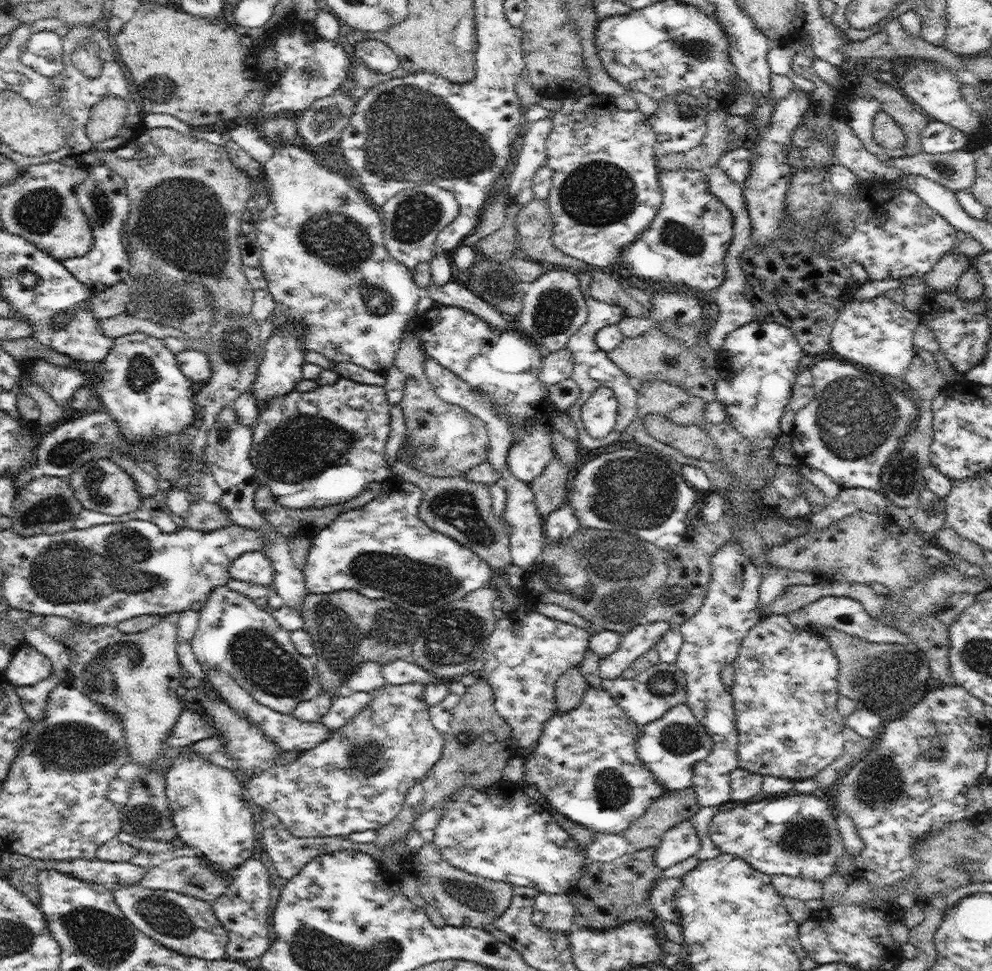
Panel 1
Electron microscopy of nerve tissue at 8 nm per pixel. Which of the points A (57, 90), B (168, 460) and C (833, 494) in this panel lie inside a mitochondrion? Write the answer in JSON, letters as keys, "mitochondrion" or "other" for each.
{"A":"mitochondrion","B":"mitochondrion","C":"other"}

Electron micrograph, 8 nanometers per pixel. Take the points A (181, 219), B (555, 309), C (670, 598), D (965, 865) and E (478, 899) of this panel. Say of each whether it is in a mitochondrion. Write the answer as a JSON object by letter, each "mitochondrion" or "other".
{"A":"mitochondrion","B":"mitochondrion","C":"mitochondrion","D":"mitochondrion","E":"mitochondrion"}

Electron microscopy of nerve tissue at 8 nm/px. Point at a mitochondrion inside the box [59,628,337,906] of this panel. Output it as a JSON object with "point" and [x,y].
{"point":[110,667]}

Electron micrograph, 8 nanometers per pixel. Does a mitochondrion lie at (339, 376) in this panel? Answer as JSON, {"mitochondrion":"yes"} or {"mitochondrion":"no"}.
{"mitochondrion":"no"}

